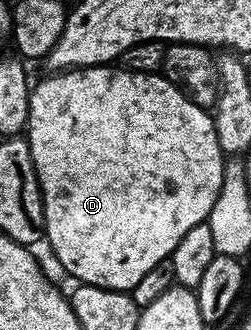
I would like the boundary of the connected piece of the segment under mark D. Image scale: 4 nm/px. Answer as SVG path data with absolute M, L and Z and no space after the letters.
M107 65L104 67L75 67L57 73L47 74L47 79L33 84L30 92L30 108L24 138L30 142L30 156L36 169L38 184L42 190L42 204L44 205L45 242L50 242L58 263L71 275L78 279L79 284L96 285L100 289L133 292L144 273L160 265L160 261L169 259L173 255L176 245L188 233L188 229L196 229L196 225L207 222L212 213L212 205L216 205L216 197L220 197L220 189L224 181L226 159L220 149L220 141L216 137L214 116L205 107L192 102L166 76L152 71L127 71L121 65Z

